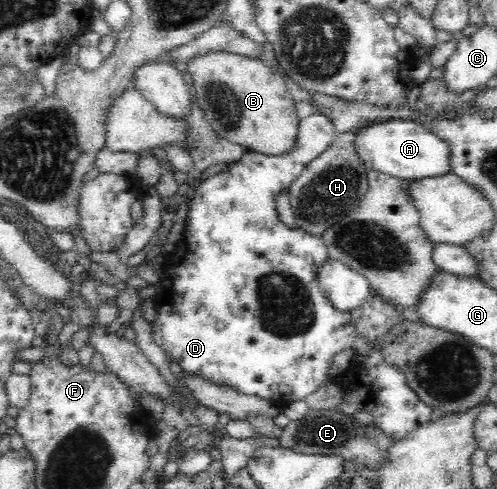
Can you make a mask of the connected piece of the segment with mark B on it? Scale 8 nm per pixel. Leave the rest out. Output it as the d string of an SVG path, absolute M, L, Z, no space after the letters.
M208 52L186 65L193 78L197 106L216 134L266 156L285 155L295 149L300 119L281 74L264 65L260 58L228 52Z

